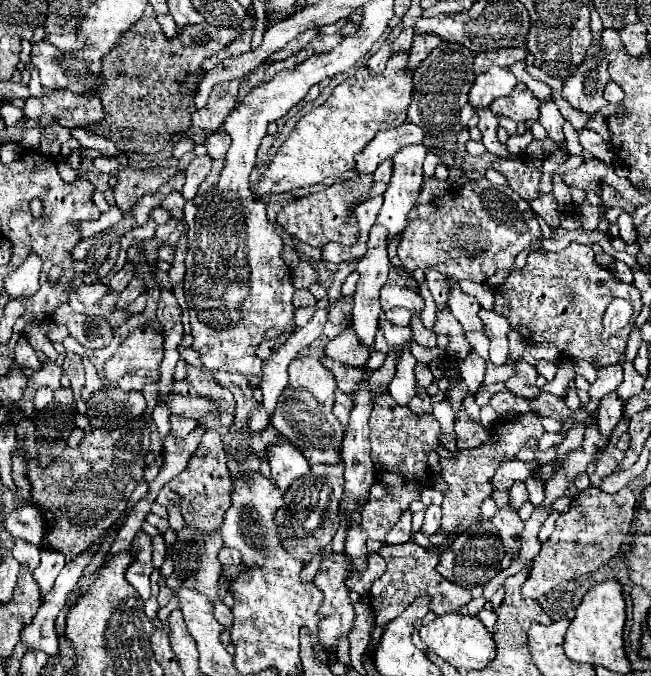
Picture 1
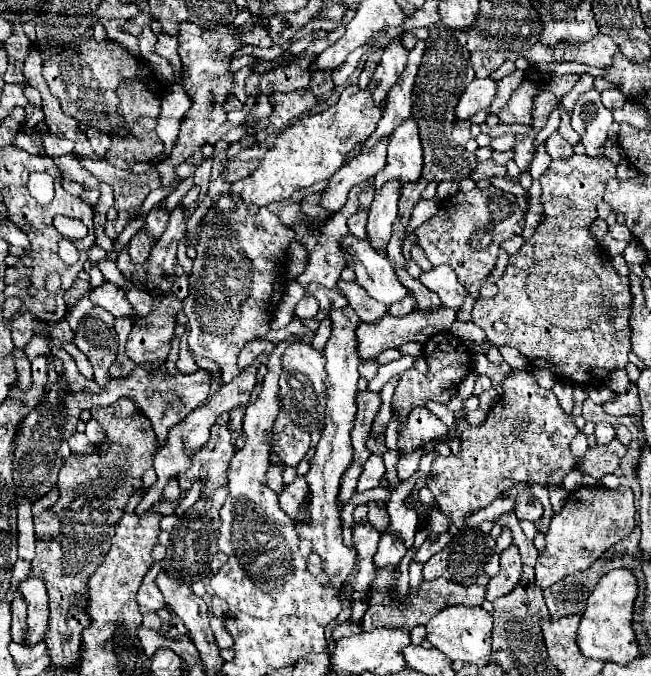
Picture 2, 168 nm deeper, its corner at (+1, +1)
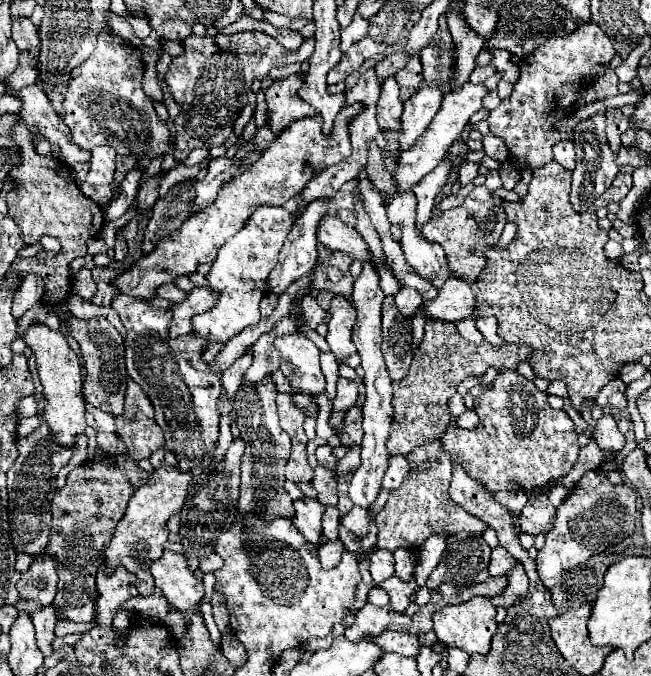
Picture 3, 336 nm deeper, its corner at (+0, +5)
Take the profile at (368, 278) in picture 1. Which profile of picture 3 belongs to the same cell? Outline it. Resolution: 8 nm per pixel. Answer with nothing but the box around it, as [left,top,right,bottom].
[394,82,488,190]

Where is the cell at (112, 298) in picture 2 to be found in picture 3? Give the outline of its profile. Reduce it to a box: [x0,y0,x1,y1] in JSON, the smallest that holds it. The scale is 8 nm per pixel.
[112,294,222,472]

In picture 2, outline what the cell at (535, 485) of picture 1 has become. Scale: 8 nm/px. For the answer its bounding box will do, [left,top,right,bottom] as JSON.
[515,494,543,522]

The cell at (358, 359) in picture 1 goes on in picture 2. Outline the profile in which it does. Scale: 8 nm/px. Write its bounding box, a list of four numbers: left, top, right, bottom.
[355,306,457,360]

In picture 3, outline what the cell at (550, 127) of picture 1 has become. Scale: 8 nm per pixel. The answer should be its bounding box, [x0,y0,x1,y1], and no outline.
[554,142,574,170]

